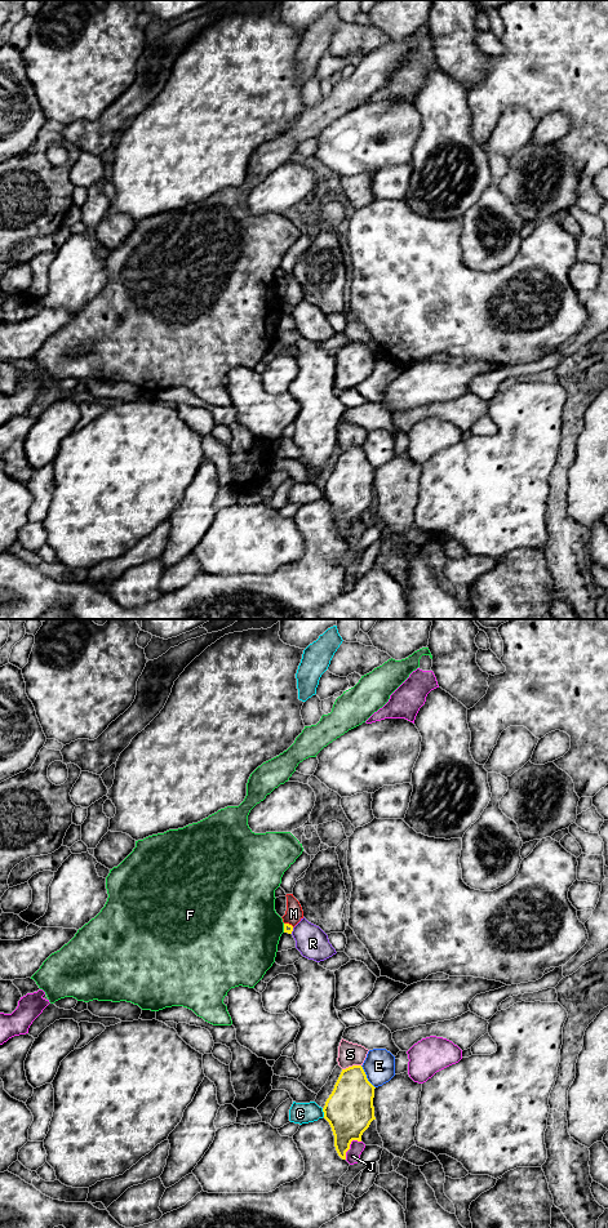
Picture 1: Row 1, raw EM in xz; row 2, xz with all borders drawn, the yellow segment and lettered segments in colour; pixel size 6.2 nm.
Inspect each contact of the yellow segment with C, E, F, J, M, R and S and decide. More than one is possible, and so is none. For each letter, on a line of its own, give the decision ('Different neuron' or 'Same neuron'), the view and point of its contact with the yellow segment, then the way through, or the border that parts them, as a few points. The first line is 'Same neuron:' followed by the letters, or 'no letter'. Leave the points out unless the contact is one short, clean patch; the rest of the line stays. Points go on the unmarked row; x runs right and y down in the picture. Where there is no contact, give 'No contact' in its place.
Same neuron: no letter
C: Different neuron. Touches yellow at xz (323, 492)
E: Different neuron. Touches yellow at xz (365, 458). Boundary: xz (360, 446), (367, 461), (374, 468)
F: Different neuron. Touches yellow at xz (284, 308)
J: Different neuron. Touches yellow at xz (349, 526)
M: Different neuron. Touches yellow at xz (288, 305). Boundary: xz (284, 303), (293, 307)
R: Different neuron. Touches yellow at xz (292, 311)
S: Different neuron. Touches yellow at xz (353, 446)

